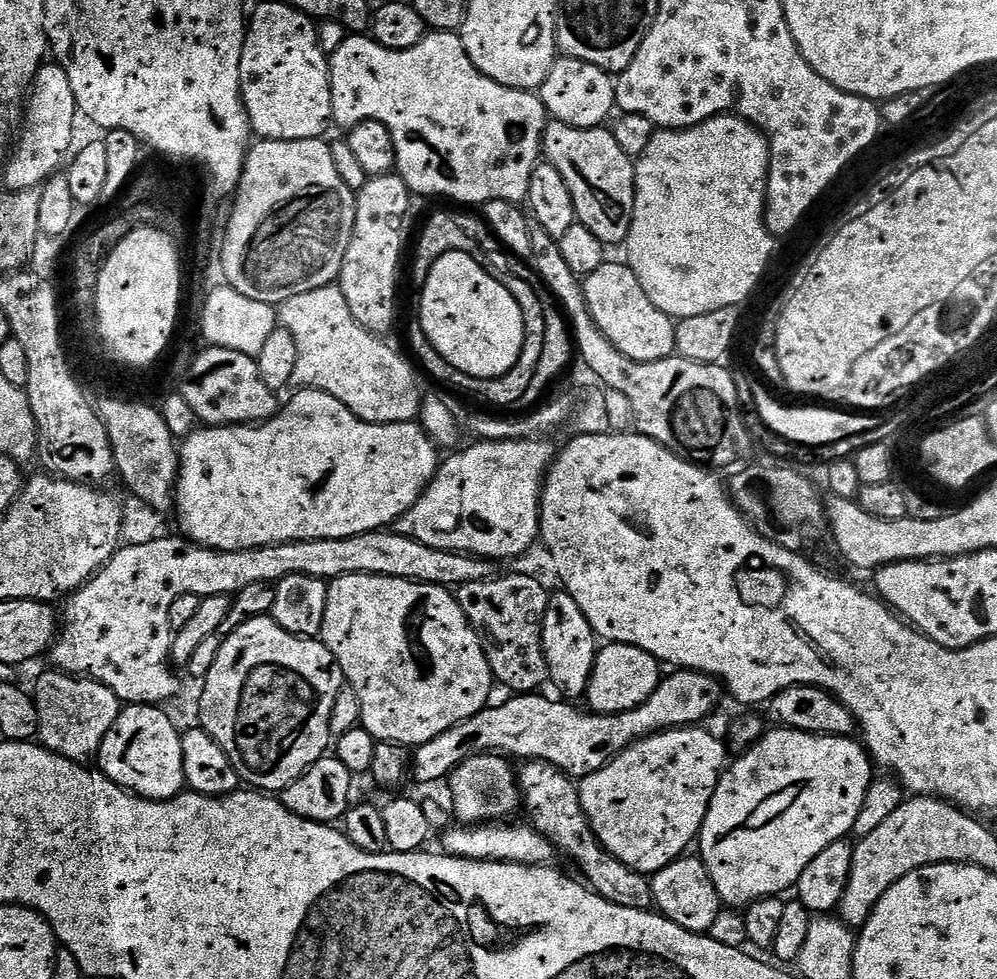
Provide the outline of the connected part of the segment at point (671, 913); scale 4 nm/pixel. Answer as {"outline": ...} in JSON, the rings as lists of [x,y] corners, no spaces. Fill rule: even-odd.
{"outline":[[[692,854],[670,862],[662,870],[651,873],[652,903],[655,911],[670,922],[682,926],[687,932],[708,934],[714,920],[722,911],[720,895],[714,890],[714,882],[706,870],[704,861]]]}

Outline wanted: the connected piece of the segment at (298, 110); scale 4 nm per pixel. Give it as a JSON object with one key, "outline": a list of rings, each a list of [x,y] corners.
{"outline":[[[283,2],[277,4],[260,4],[253,12],[250,12],[250,19],[246,24],[244,34],[244,46],[240,49],[238,67],[238,89],[239,98],[243,103],[243,112],[247,116],[249,129],[261,140],[318,140],[325,134],[324,127],[330,124],[332,108],[332,92],[328,86],[328,60],[326,53],[321,50],[318,43],[318,28],[312,17],[299,12]]]}

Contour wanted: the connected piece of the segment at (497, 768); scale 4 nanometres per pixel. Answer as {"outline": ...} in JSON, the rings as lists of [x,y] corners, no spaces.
{"outline":[[[481,754],[463,760],[446,777],[448,792],[452,795],[452,812],[464,826],[479,826],[493,822],[504,822],[515,808],[522,804],[518,776],[500,754]]]}

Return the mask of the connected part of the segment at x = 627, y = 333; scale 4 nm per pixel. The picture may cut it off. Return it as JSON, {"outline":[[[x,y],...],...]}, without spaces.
{"outline":[[[605,262],[600,264],[598,270],[583,277],[582,285],[588,313],[594,318],[598,330],[602,330],[605,338],[622,354],[626,354],[626,358],[637,360],[639,364],[645,364],[646,362],[664,360],[667,356],[675,353],[676,324],[673,317],[662,314],[662,310],[658,310],[658,306],[654,306],[654,302],[650,302],[650,298],[646,298],[638,278],[629,270],[627,263],[611,264],[611,262]]]}

